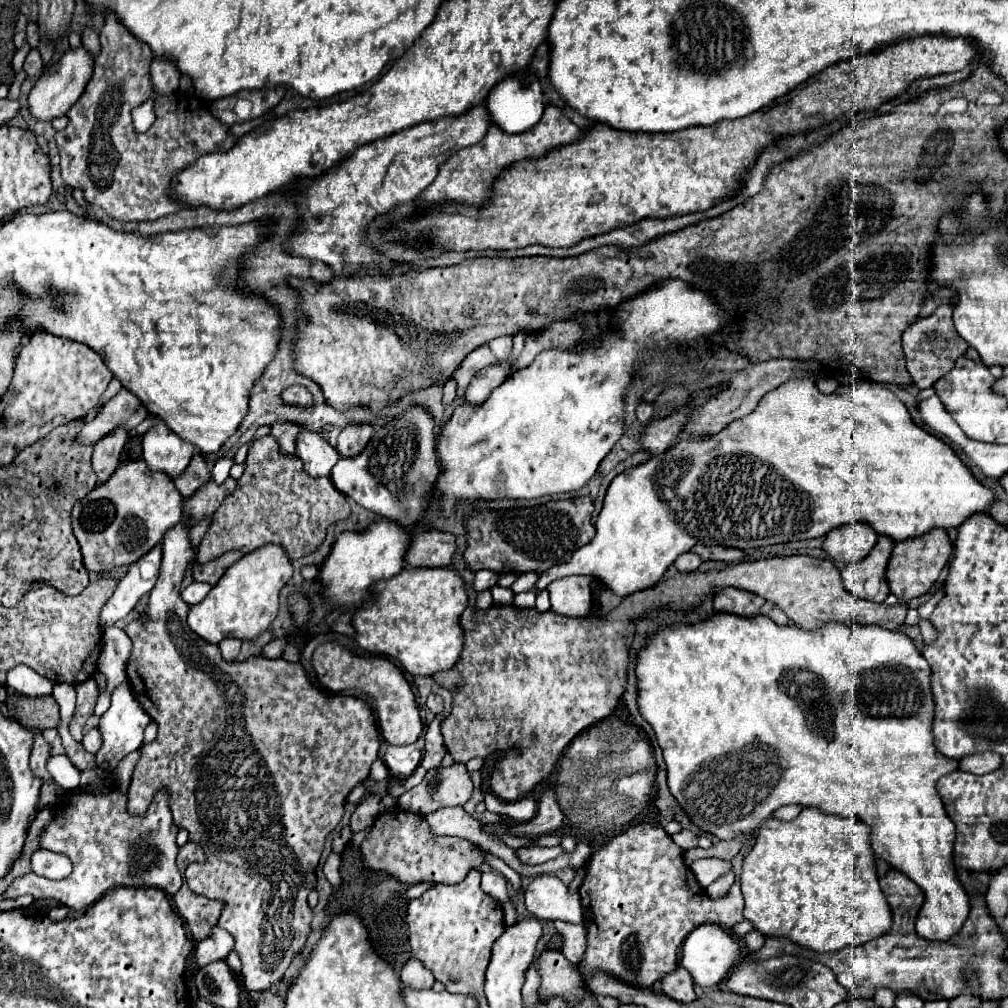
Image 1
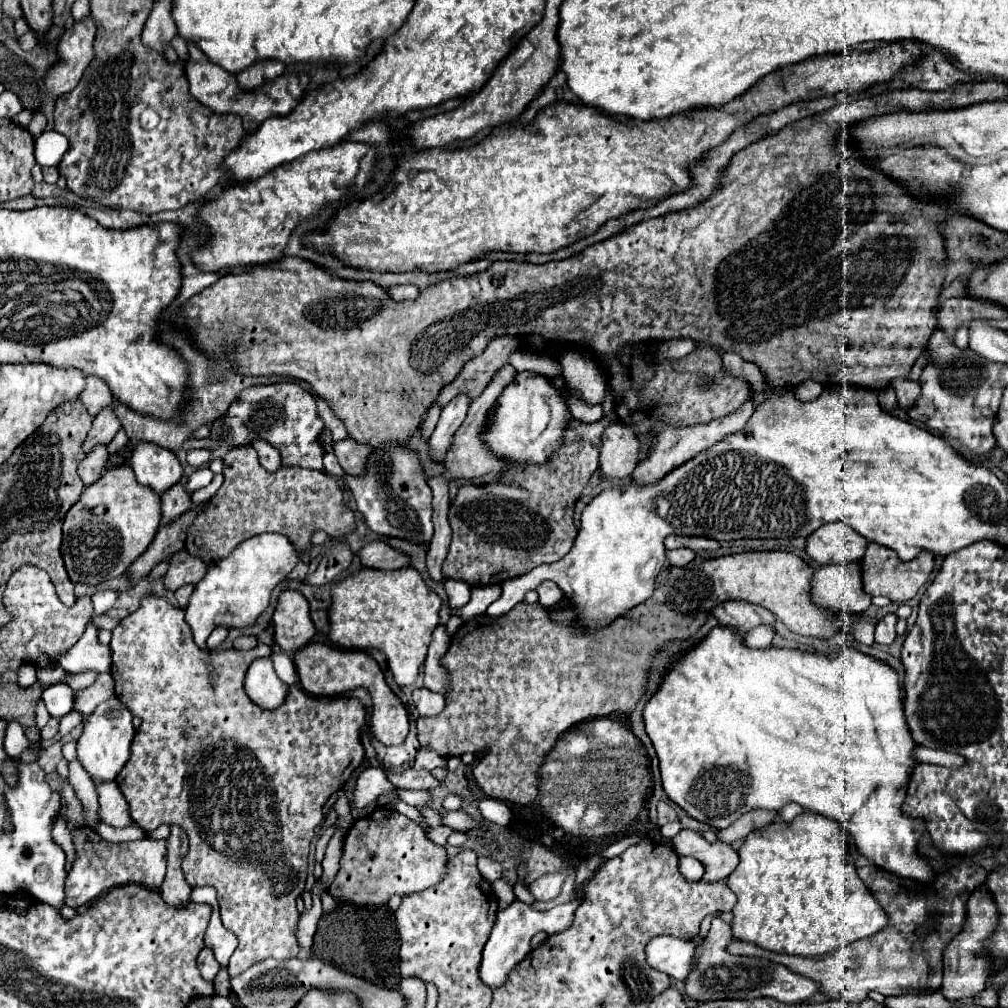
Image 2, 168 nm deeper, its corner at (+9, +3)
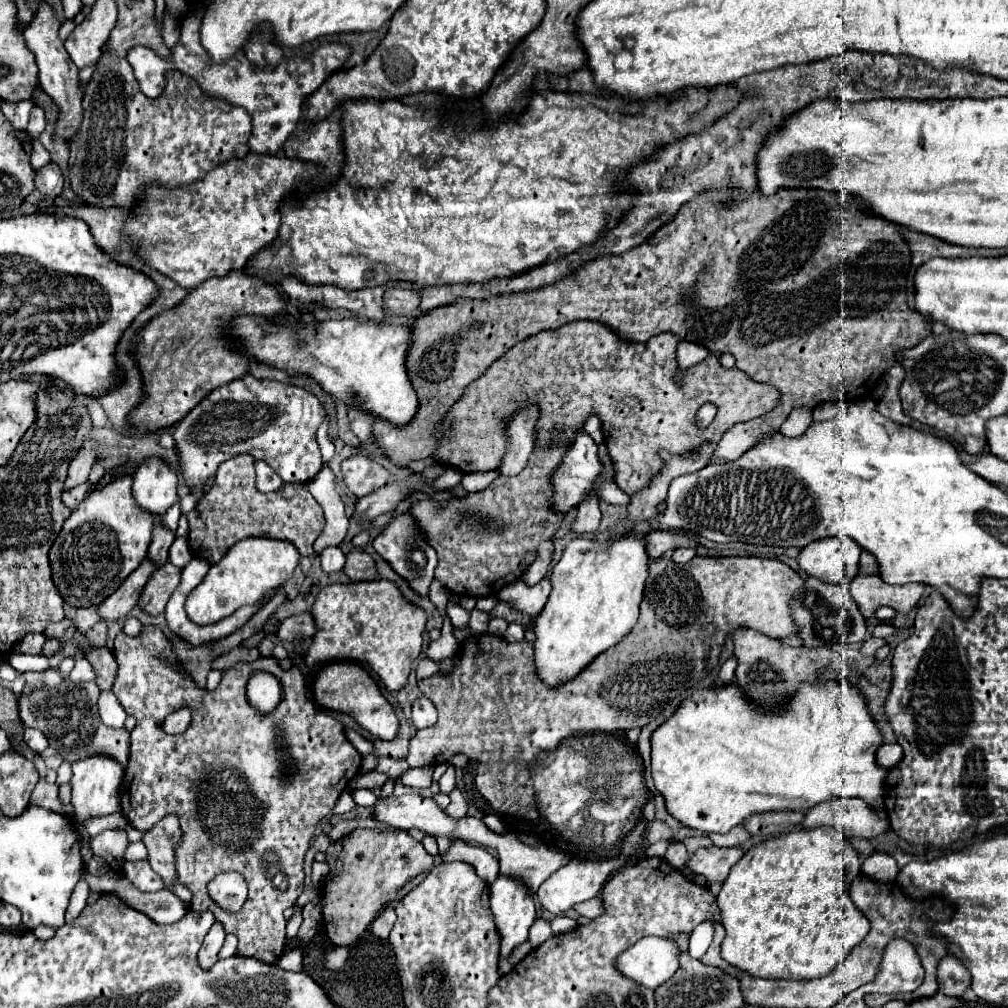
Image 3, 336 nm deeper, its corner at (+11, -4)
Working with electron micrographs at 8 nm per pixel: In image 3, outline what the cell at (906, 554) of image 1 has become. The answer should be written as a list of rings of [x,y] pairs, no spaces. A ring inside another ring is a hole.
[[[861,552],[859,574],[851,580],[849,592],[859,604],[859,610],[865,618],[871,618],[879,606],[891,606],[893,610],[907,614],[917,606],[925,586],[923,584],[903,584],[891,586],[879,576],[879,564],[869,552]]]

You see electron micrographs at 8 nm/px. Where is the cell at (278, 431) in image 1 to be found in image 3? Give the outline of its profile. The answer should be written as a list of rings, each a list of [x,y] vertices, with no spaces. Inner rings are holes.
[[[257,460],[257,462],[255,462],[255,468],[257,468],[257,488],[259,488],[261,492],[279,490],[279,486],[283,484],[283,480],[279,478],[277,472],[271,472],[273,468],[271,468],[265,460]]]

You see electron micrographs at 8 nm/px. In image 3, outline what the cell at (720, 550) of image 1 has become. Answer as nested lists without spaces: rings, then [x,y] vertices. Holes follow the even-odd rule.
[[[655,530],[655,532],[649,532],[645,540],[647,540],[647,554],[653,560],[663,558],[669,550],[675,550],[675,548],[697,548],[699,546],[699,542],[695,542],[683,532],[673,534],[665,530]]]

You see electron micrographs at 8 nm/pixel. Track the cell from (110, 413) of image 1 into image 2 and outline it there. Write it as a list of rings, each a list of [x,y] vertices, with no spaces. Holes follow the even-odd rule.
[[[111,407],[103,409],[95,419],[93,419],[93,427],[87,433],[85,441],[83,441],[83,451],[85,455],[93,451],[95,445],[109,445],[111,439],[115,437],[115,433],[121,429],[121,423],[117,419],[117,415],[113,413]]]

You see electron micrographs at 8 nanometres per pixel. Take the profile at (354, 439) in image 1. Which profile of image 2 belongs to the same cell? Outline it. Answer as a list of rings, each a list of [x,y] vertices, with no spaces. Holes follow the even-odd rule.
[[[345,439],[339,443],[333,443],[333,451],[339,459],[339,465],[345,473],[357,477],[357,473],[365,473],[365,461],[369,459],[369,445],[357,443],[353,439]]]

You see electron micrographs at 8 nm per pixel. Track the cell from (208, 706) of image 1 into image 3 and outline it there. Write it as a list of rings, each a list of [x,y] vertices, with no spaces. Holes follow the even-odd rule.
[[[143,626],[141,634],[135,638],[119,632],[113,654],[119,664],[113,694],[119,698],[125,712],[137,718],[137,726],[131,732],[129,764],[121,784],[121,810],[125,818],[135,828],[147,830],[169,814],[177,816],[183,830],[183,840],[177,848],[177,874],[179,882],[193,894],[191,908],[211,910],[225,926],[225,932],[239,938],[237,954],[241,958],[257,958],[259,962],[275,964],[287,944],[287,920],[283,912],[285,908],[295,906],[303,892],[303,858],[309,850],[309,842],[315,836],[321,818],[333,810],[339,794],[361,770],[363,756],[347,740],[343,722],[331,718],[319,704],[315,704],[309,680],[301,670],[293,666],[285,672],[273,656],[261,656],[255,662],[237,662],[223,672],[221,684],[215,690],[207,690],[199,688],[191,674],[183,670],[185,664],[177,656],[175,646],[157,626]],[[251,670],[267,670],[281,680],[285,698],[271,714],[259,714],[247,704],[245,684]],[[179,708],[189,708],[193,720],[183,734],[173,736],[163,730],[161,722]],[[287,768],[293,772],[285,772]],[[267,854],[273,854],[277,862],[271,864]],[[225,868],[243,874],[249,886],[247,900],[239,912],[225,912],[207,894],[209,880]]]

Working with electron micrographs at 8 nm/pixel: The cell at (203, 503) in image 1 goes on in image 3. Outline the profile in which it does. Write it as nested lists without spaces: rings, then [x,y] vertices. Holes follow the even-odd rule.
[[[145,560],[135,572],[131,572],[131,576],[127,576],[127,580],[123,580],[123,584],[115,590],[115,594],[111,594],[101,606],[99,612],[101,616],[111,622],[117,618],[123,618],[133,606],[137,606],[139,602],[139,594],[143,592],[147,580],[151,578],[151,574],[157,570],[157,564],[153,560]]]

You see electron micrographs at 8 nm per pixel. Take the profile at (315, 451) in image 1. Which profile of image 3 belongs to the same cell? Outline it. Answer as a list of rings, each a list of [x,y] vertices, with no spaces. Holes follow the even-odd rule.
[[[251,374],[229,382],[227,386],[221,386],[213,390],[205,400],[201,400],[175,428],[173,436],[177,442],[177,452],[181,456],[181,468],[185,472],[187,484],[193,488],[197,496],[201,496],[201,486],[209,476],[215,476],[217,468],[221,462],[239,456],[239,454],[251,454],[253,458],[265,460],[285,482],[295,482],[303,480],[309,482],[313,480],[319,470],[323,468],[319,444],[317,444],[317,428],[325,420],[325,408],[321,402],[315,398],[313,392],[283,384],[283,382],[273,382],[273,380],[257,380]]]

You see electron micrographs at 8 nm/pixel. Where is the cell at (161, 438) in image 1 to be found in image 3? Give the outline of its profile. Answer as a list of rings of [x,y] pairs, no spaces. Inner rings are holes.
[[[147,458],[133,474],[133,496],[139,508],[165,514],[177,496],[177,472],[163,458]]]

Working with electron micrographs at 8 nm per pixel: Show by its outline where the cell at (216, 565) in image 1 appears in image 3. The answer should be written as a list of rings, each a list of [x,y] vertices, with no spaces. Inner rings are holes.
[[[171,562],[163,564],[161,568],[157,568],[151,576],[151,580],[147,582],[141,598],[139,598],[139,608],[149,612],[151,616],[157,616],[165,610],[167,600],[171,598],[173,590],[179,586],[181,582],[181,568],[173,566]]]

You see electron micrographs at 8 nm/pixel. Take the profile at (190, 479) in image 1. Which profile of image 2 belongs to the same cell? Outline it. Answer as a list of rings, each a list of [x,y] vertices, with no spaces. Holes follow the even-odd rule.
[[[183,477],[179,485],[169,489],[169,493],[161,495],[161,503],[163,503],[161,523],[163,525],[167,525],[169,521],[175,521],[177,517],[181,517],[181,513],[185,513],[185,509],[189,509],[191,497],[189,497],[189,493],[185,493],[185,483],[187,483],[187,479]]]

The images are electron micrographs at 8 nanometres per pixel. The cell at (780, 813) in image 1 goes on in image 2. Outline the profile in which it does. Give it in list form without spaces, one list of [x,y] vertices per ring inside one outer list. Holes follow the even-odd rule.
[[[789,803],[789,805],[785,805],[785,807],[779,811],[779,817],[789,823],[789,821],[793,821],[797,815],[801,815],[801,813],[803,813],[803,807],[801,807],[801,805]]]

